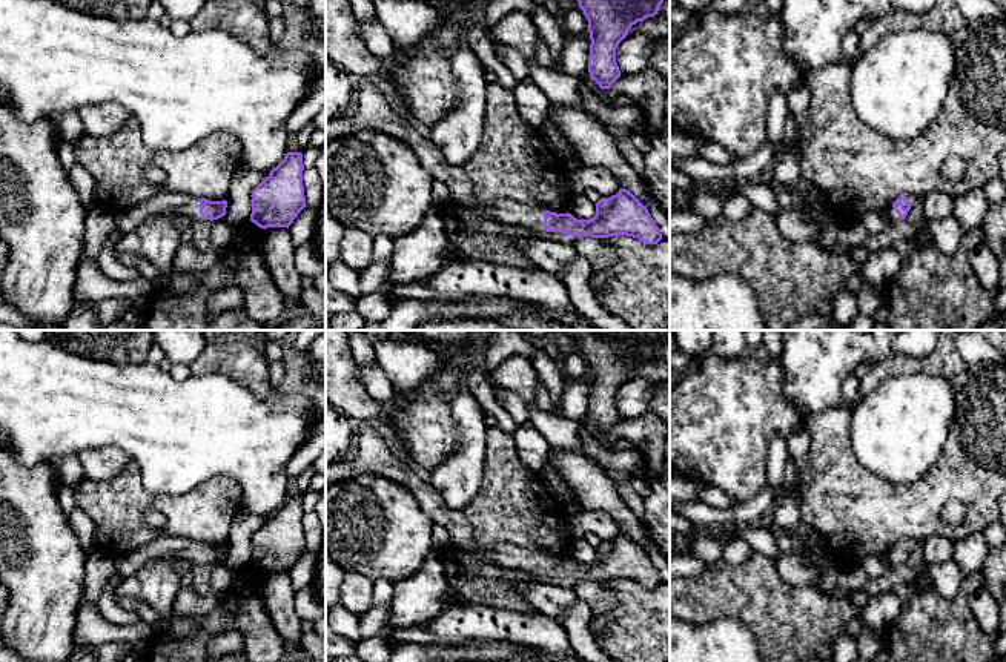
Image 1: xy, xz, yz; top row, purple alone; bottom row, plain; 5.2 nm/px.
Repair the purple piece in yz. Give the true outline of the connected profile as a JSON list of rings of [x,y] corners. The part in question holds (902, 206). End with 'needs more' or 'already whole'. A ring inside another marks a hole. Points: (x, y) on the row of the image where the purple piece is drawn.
[[[898,197],[888,209],[888,213],[891,217],[892,221],[897,220],[905,220],[912,203],[914,203],[914,197]]]; needs more

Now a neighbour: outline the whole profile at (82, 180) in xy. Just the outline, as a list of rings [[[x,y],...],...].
[[[74,164],[68,170],[69,180],[72,186],[75,187],[81,203],[86,206],[89,210],[95,203],[97,203],[97,195],[95,195],[95,183],[92,175],[89,174],[88,169],[84,169],[81,164]]]

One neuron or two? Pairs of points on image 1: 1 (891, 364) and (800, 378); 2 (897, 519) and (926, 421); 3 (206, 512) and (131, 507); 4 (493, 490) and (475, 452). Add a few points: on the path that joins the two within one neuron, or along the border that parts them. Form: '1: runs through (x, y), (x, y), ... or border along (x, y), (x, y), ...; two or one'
1: border along (910, 357), (890, 355), (874, 366); two
2: border along (937, 461), (911, 483), (890, 483), (873, 473); two
3: runs through (188, 512), (177, 510), (165, 503), (149, 503); one
4: border along (487, 435), (481, 484), (467, 503); two

